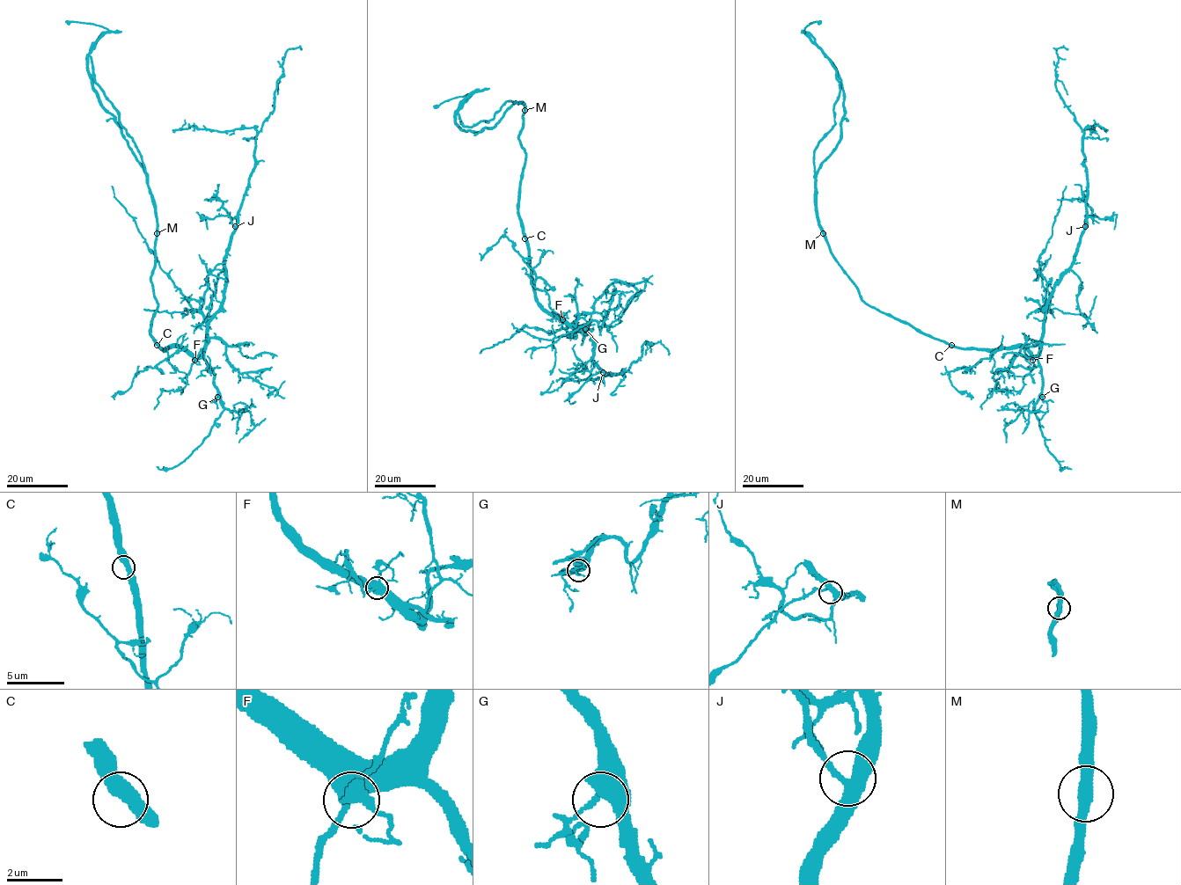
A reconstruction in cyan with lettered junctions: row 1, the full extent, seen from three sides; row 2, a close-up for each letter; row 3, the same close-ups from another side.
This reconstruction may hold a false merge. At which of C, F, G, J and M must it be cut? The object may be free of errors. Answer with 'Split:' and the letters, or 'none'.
Split: M

